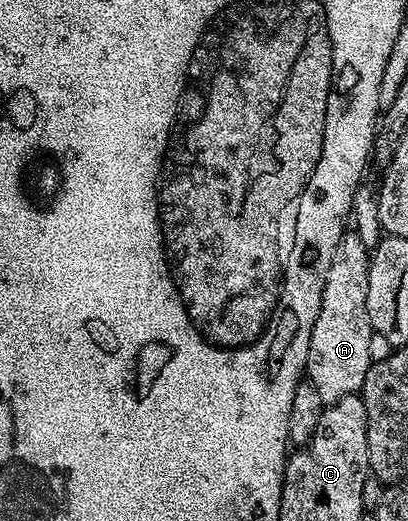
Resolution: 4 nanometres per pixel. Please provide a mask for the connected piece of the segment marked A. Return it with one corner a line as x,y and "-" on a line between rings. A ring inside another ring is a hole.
345,231
334,259
326,271
326,287
322,287
322,307
310,335
306,380
314,383
325,406
338,399
359,394
364,387
366,371
374,360
374,330
366,311
368,258
370,249
363,245
355,231

